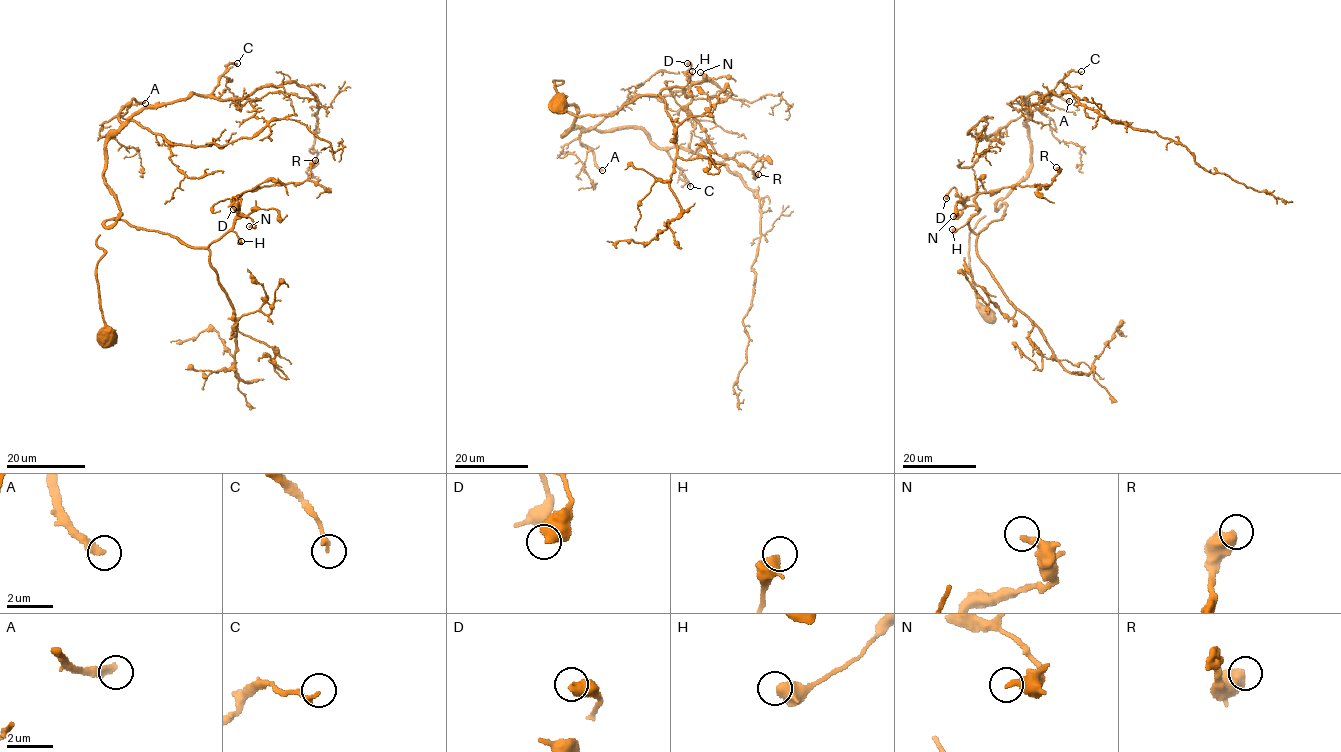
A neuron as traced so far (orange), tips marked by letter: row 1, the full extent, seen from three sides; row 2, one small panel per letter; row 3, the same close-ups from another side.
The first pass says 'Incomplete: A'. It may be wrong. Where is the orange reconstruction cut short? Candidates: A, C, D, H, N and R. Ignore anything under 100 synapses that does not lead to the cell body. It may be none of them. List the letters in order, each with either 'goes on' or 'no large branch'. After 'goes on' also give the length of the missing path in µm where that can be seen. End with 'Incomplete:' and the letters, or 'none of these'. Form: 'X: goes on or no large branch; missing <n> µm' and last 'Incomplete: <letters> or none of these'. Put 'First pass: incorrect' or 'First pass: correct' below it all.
A: goes on; missing 80 µm
C: no large branch
D: no large branch
H: no large branch
N: no large branch
R: no large branch
Incomplete: A
First pass: correct

